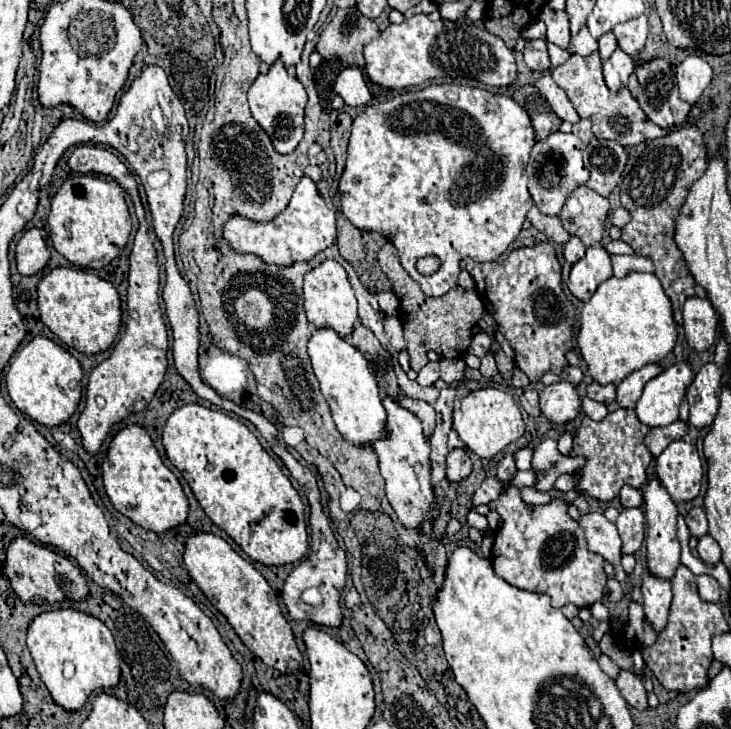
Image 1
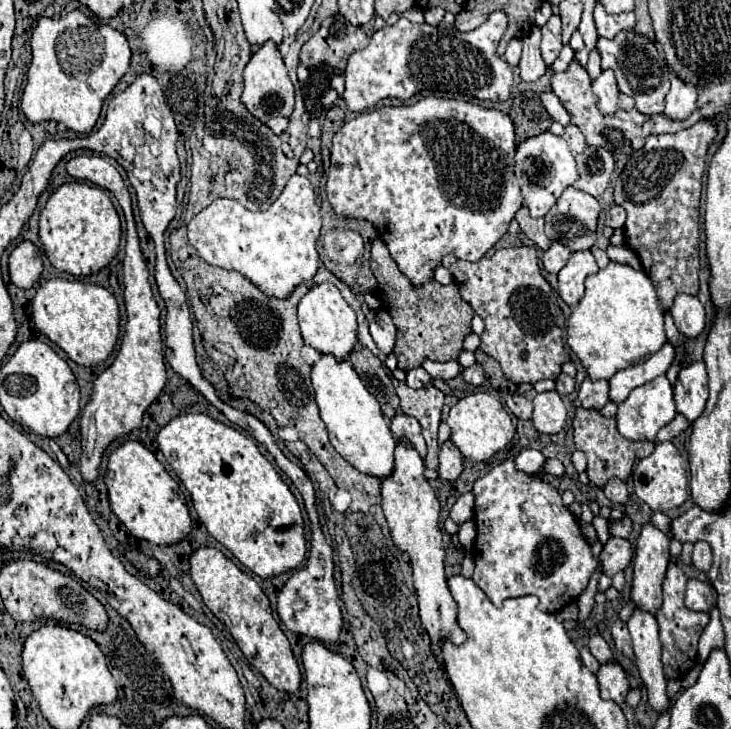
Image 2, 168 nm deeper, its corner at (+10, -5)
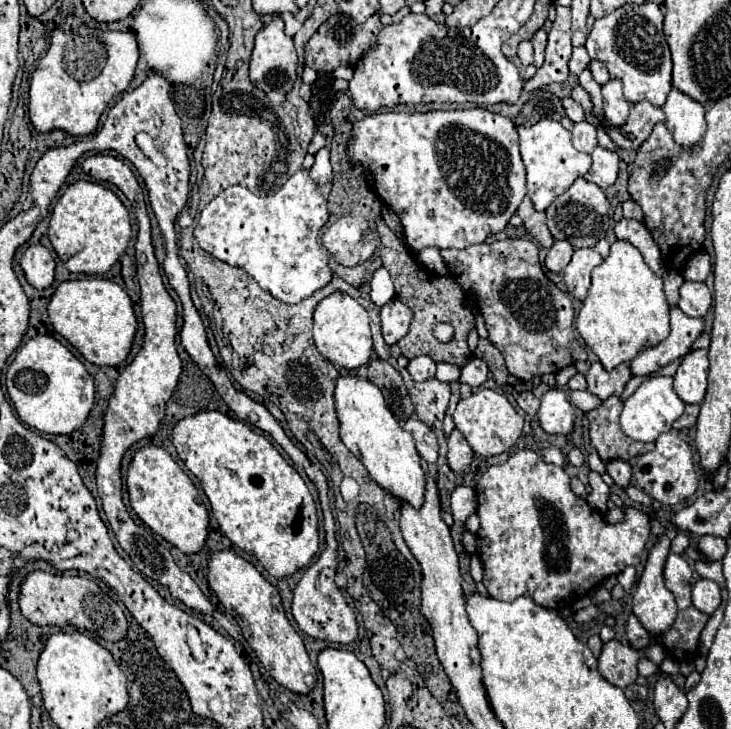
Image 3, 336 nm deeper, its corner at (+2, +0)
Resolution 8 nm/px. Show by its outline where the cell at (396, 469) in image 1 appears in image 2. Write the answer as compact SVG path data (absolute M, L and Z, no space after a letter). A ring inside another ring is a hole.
M396 442L394 452L394 470L390 476L382 478L382 510L390 526L394 544L410 556L410 566L414 572L414 588L420 606L420 620L424 630L432 638L432 650L438 656L440 644L444 638L450 638L454 644L462 644L466 634L456 624L456 602L448 590L444 576L444 548L442 532L438 528L440 502L424 478L424 460L408 442Z

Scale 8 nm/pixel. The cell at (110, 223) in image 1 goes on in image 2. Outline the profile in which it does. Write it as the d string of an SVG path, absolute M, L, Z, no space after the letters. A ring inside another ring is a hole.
M62 184L40 212L40 242L54 268L72 276L90 276L102 270L118 252L120 218L106 192L94 184Z

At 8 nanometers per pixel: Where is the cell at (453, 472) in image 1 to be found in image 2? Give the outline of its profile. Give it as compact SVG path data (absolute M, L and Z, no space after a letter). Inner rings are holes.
M452 440L444 442L440 446L440 464L438 464L438 476L440 480L456 480L462 472L462 454L460 450L452 444Z

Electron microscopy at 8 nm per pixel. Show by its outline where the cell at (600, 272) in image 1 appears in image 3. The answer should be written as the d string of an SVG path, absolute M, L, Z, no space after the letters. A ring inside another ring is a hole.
M576 249L574 251L572 261L562 271L564 283L572 297L576 297L580 301L586 299L586 293L590 287L590 273L600 263L602 263L602 257L594 249Z

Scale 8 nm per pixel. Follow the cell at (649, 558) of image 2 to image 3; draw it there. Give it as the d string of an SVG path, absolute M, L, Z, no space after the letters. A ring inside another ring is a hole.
M666 531L658 543L654 545L650 557L648 557L648 563L644 567L644 573L638 581L638 587L636 587L636 593L634 593L634 599L632 599L632 613L638 617L638 621L644 625L644 629L656 637L660 637L662 633L666 633L674 619L676 619L676 601L672 597L672 593L666 589L664 585L664 577L662 577L662 569L664 569L664 561L670 553L670 541L676 537L676 531Z

